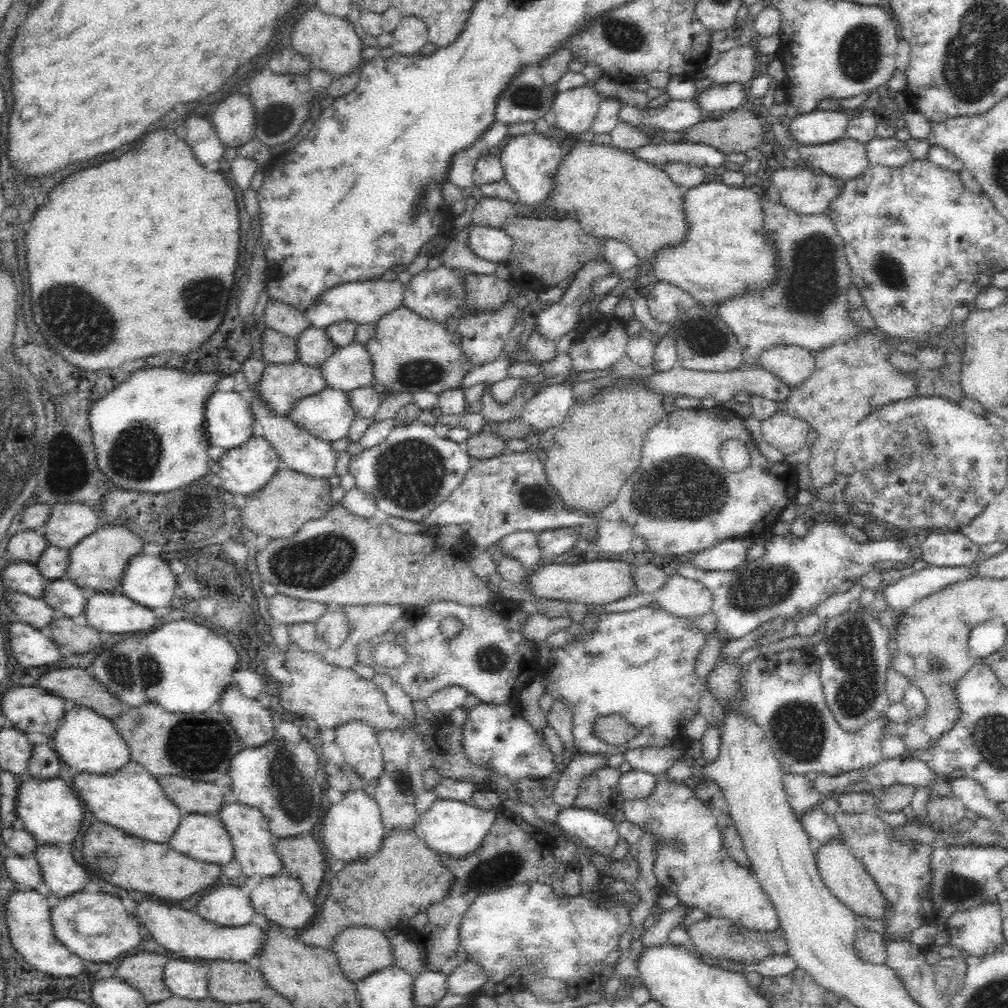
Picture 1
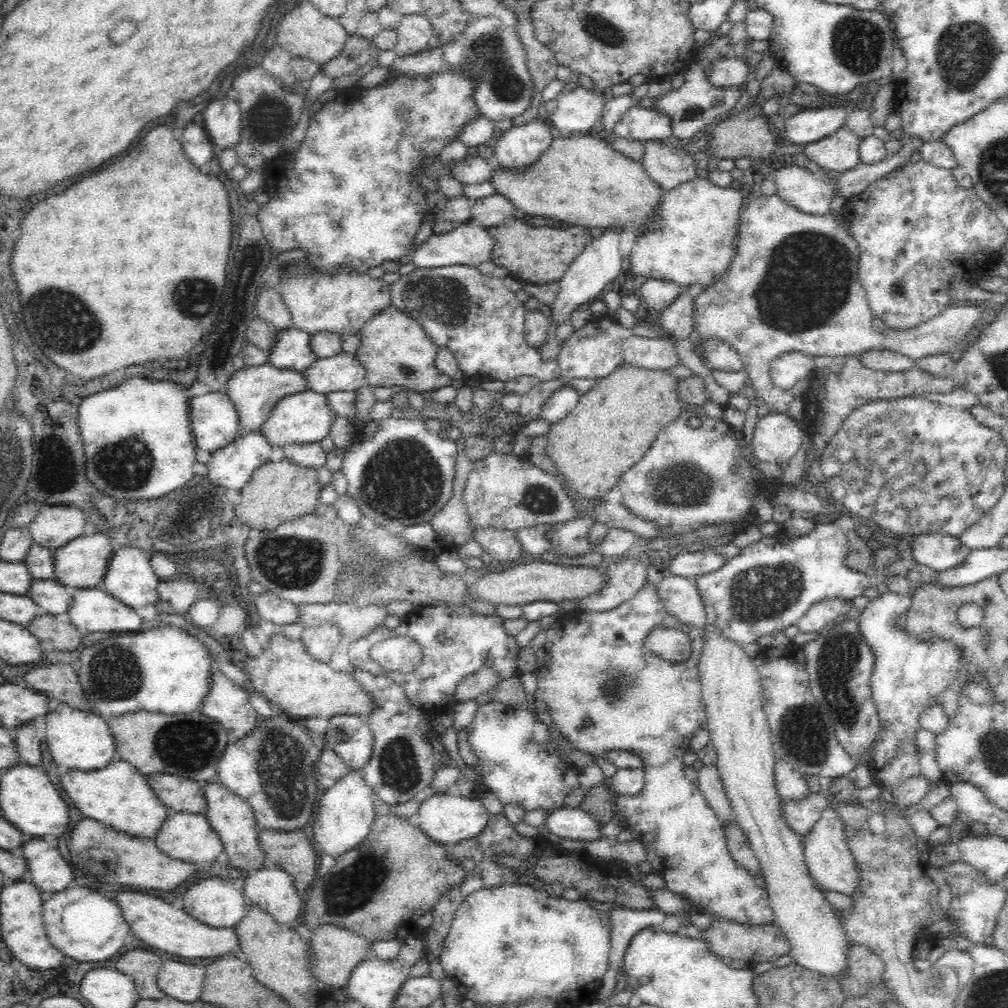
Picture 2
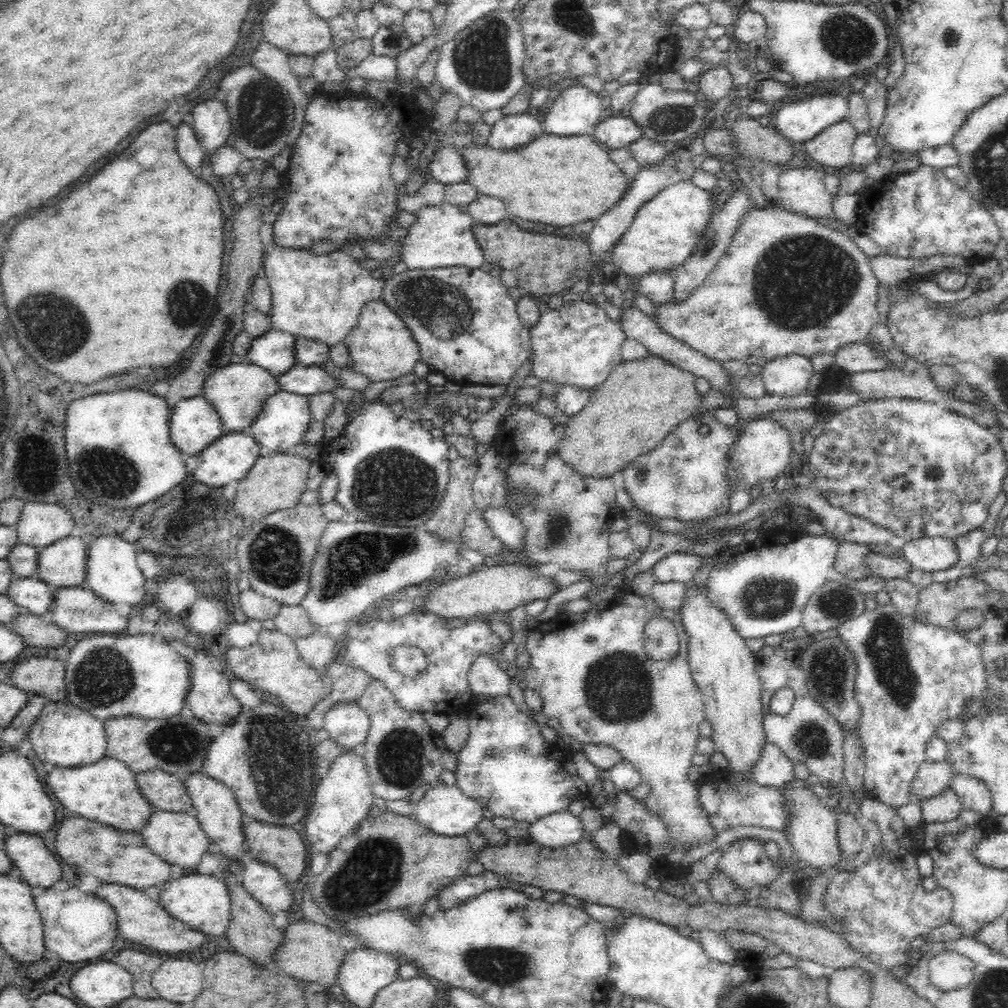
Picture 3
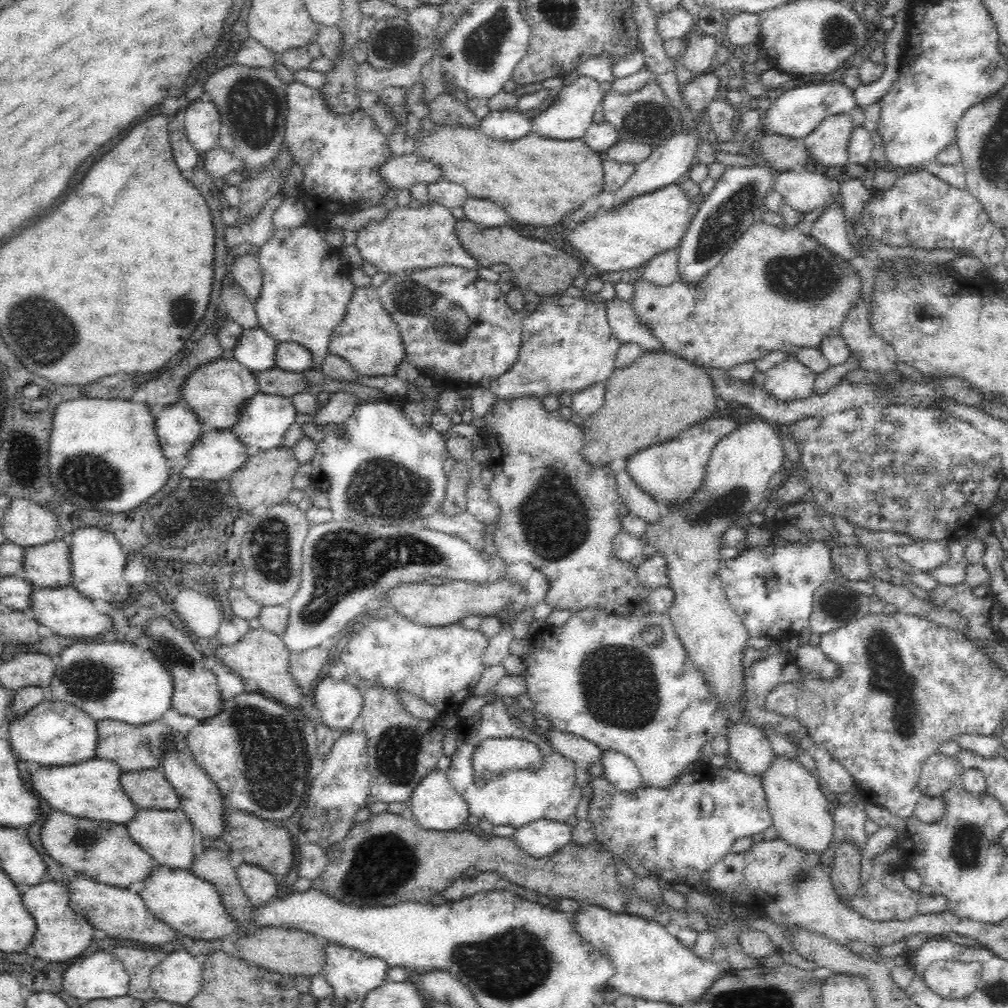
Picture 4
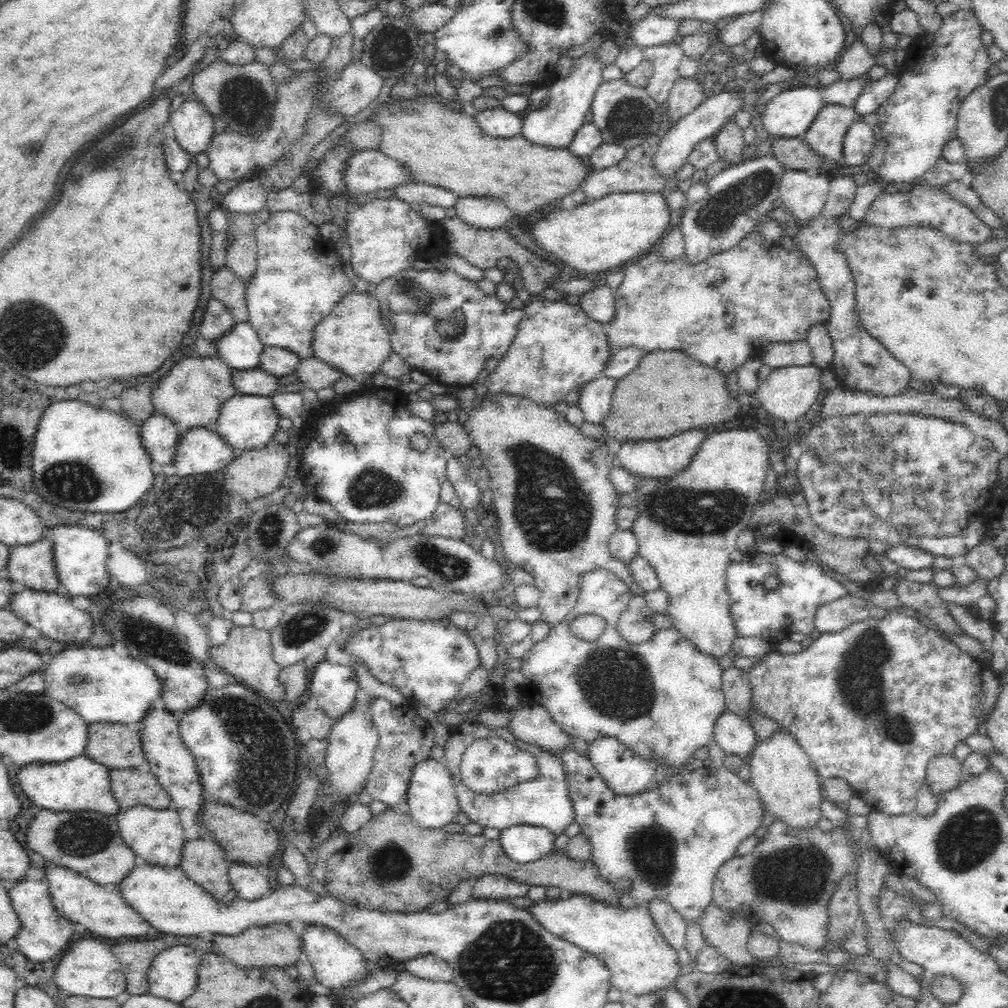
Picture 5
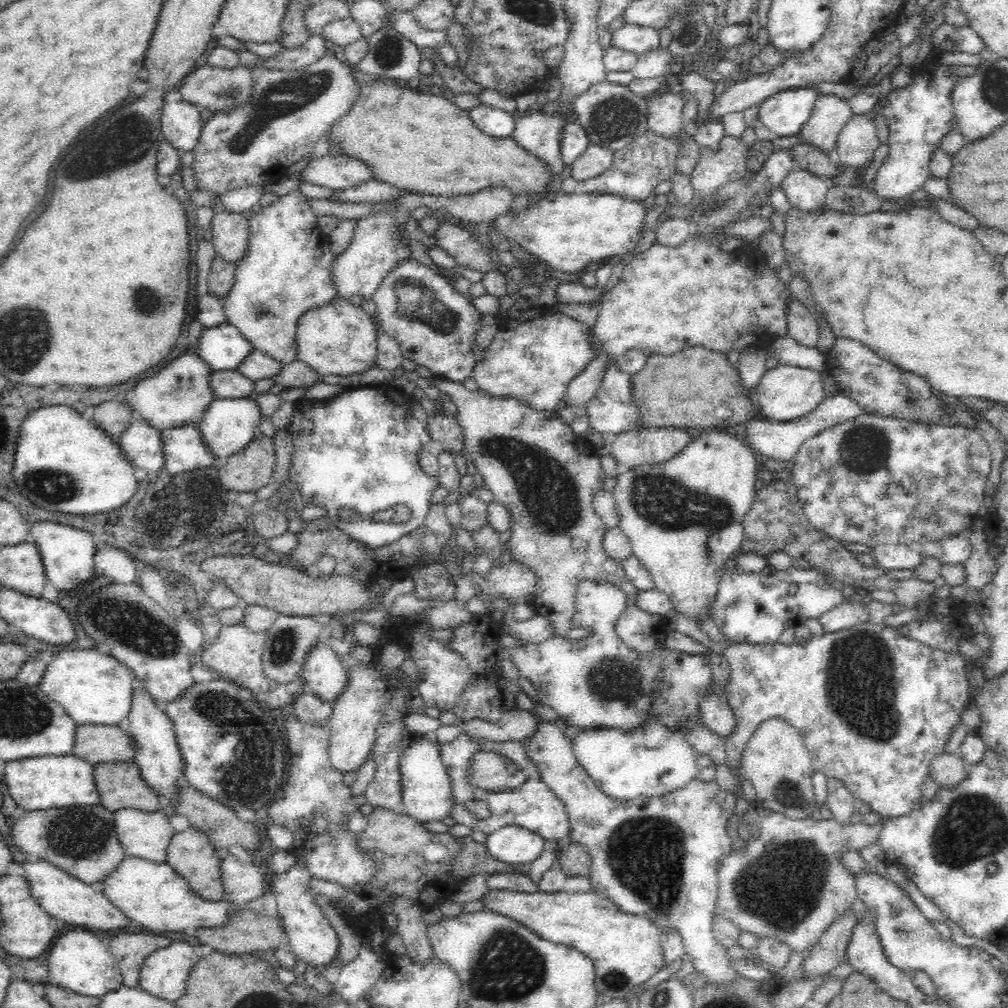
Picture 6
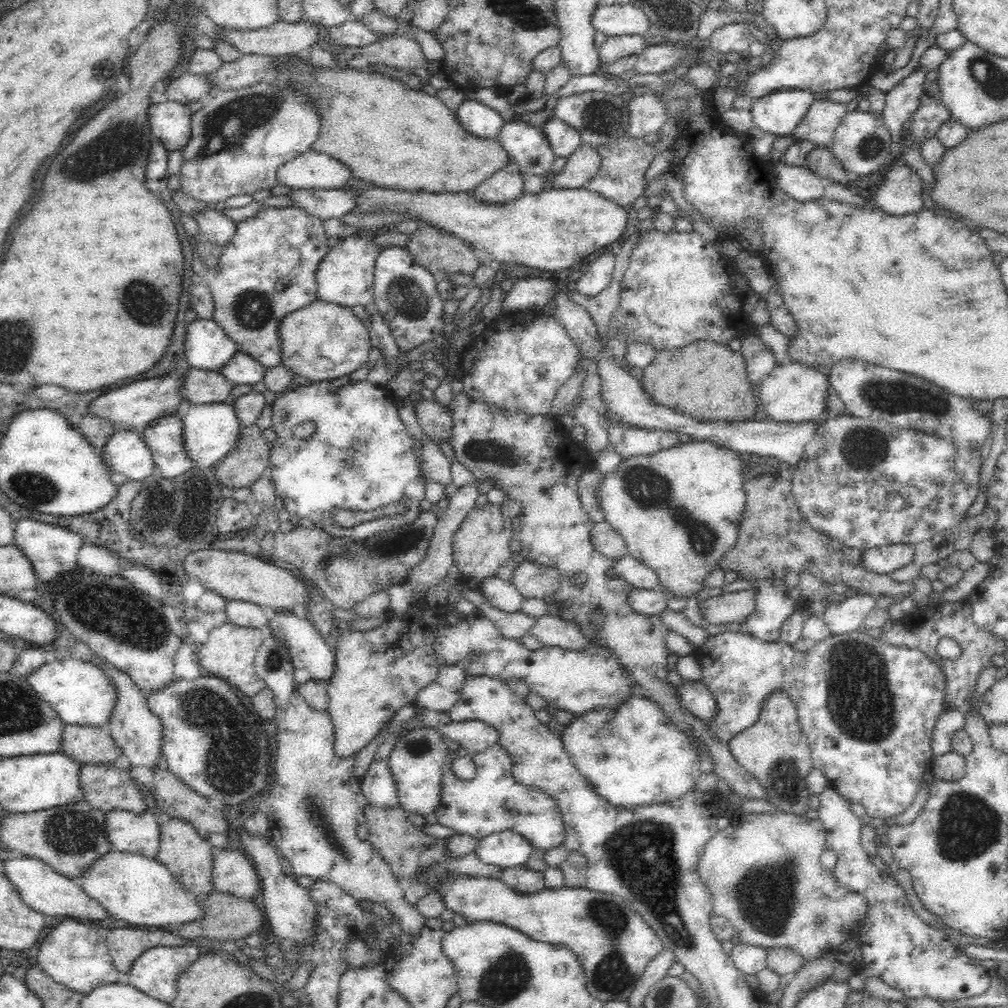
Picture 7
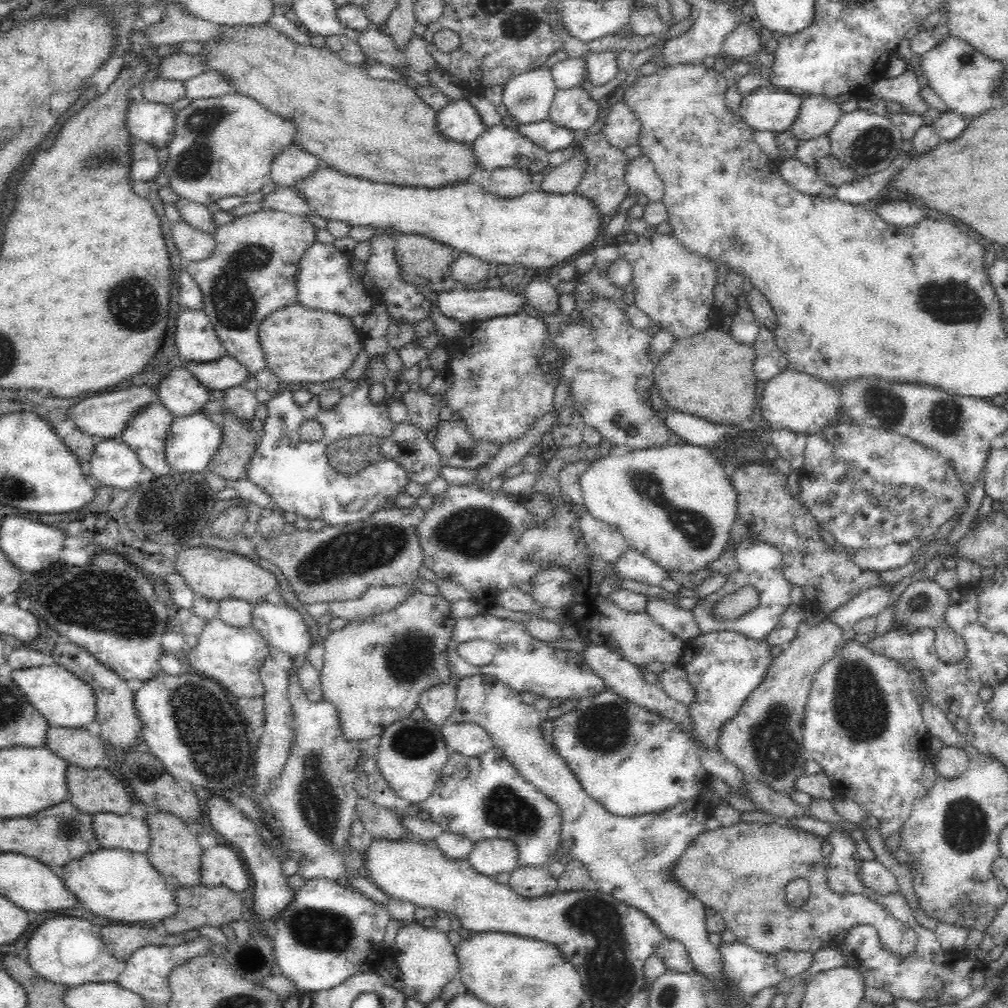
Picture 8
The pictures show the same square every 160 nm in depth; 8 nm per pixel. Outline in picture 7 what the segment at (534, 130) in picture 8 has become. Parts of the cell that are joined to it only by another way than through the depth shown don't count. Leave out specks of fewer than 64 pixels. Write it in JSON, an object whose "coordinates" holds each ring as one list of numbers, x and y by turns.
{"coordinates":[[553,116,542,124,540,131,545,134,557,157,567,158,582,143,580,133,575,128]]}

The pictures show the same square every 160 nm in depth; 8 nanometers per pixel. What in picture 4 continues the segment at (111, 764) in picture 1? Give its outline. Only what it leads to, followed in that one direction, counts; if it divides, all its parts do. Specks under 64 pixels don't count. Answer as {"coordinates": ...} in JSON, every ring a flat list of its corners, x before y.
{"coordinates":[[45,698,28,714,22,714,22,718,8,719,7,723,14,755,26,763,36,762,41,767,60,767,97,758,97,721,73,704]]}

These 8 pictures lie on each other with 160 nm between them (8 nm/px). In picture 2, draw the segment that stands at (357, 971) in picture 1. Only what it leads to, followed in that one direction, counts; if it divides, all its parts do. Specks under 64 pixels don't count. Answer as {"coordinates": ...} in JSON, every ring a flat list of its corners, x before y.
{"coordinates":[[336,925,318,926,310,937,313,946,313,969,314,975,322,979,327,985,344,987,349,981,350,974,353,974,361,962,372,957,373,940,356,934,353,930,348,930]]}

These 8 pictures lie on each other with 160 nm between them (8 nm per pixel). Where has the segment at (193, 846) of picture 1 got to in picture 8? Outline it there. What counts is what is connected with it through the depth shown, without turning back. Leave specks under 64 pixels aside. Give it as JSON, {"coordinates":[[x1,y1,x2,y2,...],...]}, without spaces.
{"coordinates":[[94,813,93,832,98,844,107,849,128,849,145,853,150,846,149,827,144,819,114,813]]}

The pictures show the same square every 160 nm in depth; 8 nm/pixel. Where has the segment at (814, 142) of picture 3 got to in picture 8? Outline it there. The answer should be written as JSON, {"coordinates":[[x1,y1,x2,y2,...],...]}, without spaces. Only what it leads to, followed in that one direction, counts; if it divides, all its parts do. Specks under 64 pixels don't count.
{"coordinates":[[812,94,802,100,798,116,789,131,801,141,829,134,841,117,841,106,822,95]]}

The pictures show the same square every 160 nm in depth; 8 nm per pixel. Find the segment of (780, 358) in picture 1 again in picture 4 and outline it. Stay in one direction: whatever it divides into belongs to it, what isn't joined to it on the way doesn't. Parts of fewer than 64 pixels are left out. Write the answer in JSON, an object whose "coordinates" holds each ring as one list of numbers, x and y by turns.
{"coordinates":[[786,358,764,371,764,389,774,398,789,401,814,392,815,372,798,358]]}

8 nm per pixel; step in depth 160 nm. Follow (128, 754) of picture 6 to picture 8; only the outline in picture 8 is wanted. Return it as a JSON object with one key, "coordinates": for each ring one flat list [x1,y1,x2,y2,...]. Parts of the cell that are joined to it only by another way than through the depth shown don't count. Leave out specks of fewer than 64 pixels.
{"coordinates":[[49,726,45,737,45,746,62,758,68,766,94,769,105,758,102,738,90,736,84,728]]}

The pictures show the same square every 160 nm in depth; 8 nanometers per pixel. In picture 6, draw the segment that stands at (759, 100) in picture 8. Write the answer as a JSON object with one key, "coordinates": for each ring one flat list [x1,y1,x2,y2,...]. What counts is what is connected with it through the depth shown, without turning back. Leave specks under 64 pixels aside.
{"coordinates":[[794,88,773,94,757,106,760,123,771,132,771,137,794,136,802,130,807,118,812,114,819,92,813,88]]}

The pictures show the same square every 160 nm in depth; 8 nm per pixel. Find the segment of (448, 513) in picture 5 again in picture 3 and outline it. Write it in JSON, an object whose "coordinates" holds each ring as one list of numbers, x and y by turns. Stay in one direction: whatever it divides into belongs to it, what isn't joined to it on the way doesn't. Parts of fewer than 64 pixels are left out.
{"coordinates":[[475,510,468,514,464,522,462,537,468,548,476,550,484,556,497,558,504,550,505,544,494,535,490,523]]}

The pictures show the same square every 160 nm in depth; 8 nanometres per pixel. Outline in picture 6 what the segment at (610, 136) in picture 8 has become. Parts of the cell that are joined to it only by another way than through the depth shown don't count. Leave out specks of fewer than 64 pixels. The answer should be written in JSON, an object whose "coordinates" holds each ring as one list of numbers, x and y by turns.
{"coordinates":[[663,93,646,98,646,130,663,137,686,133,682,125,684,101,678,93]]}

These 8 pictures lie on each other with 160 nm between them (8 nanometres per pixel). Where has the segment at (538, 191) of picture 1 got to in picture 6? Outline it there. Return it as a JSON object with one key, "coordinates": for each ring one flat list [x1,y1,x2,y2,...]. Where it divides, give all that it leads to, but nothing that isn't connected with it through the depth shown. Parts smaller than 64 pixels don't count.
{"coordinates":[[479,104,474,106,474,108,470,108,468,114,474,126,491,137,510,137,510,134,513,133,514,116,505,110,500,110,490,105]]}

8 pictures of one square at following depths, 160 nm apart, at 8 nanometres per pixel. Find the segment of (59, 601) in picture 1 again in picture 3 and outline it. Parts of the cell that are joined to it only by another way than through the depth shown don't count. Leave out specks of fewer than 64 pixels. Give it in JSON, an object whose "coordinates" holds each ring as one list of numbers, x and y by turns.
{"coordinates":[[36,577,15,579,6,595,21,607,26,607,29,613,39,615,50,612,56,600,56,587,50,587,46,582]]}

